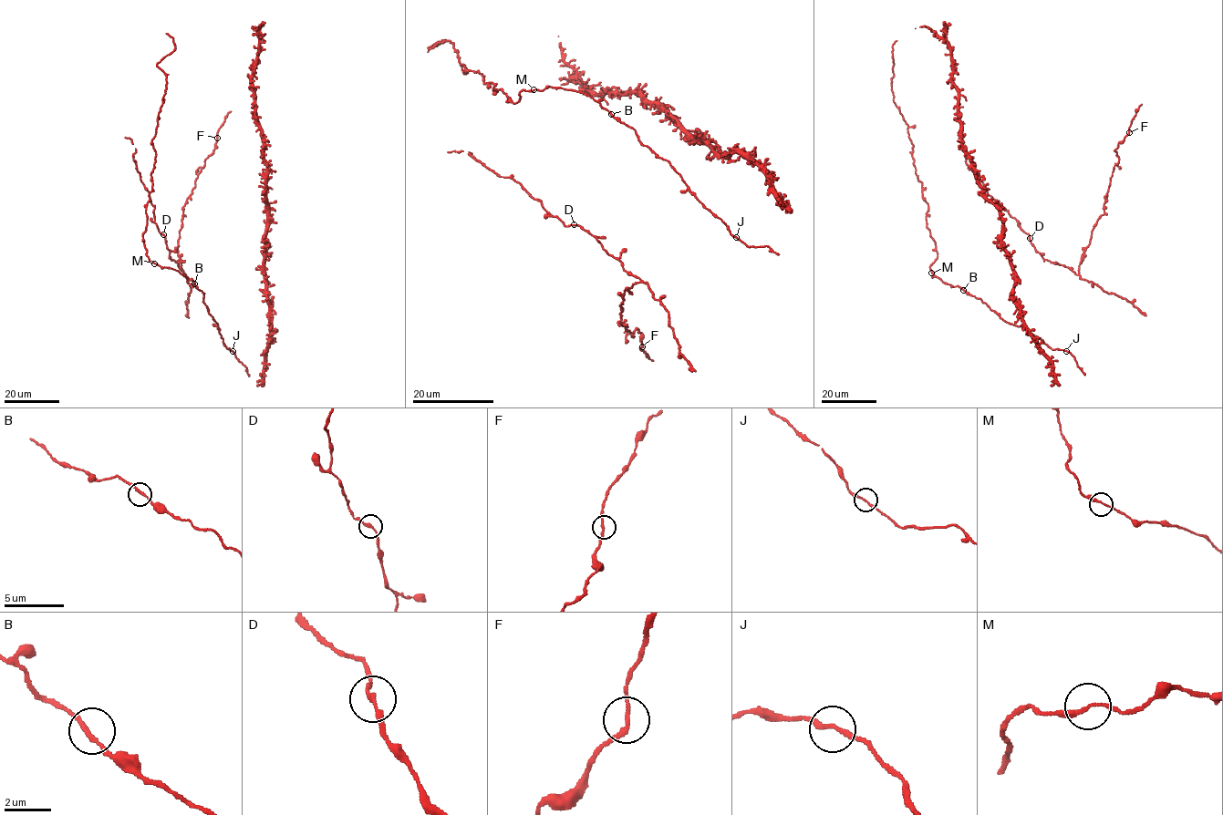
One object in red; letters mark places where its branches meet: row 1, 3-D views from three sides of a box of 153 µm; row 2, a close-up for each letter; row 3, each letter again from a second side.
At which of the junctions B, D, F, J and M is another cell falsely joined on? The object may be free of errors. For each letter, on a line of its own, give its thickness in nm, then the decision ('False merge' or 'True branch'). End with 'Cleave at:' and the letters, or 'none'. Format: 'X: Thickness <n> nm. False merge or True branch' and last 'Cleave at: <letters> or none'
B: Thickness 190 nm. True branch
D: Thickness 170 nm. True branch
F: Thickness 180 nm. True branch
J: Thickness 180 nm. True branch
M: Thickness 180 nm. True branch
Cleave at: none

